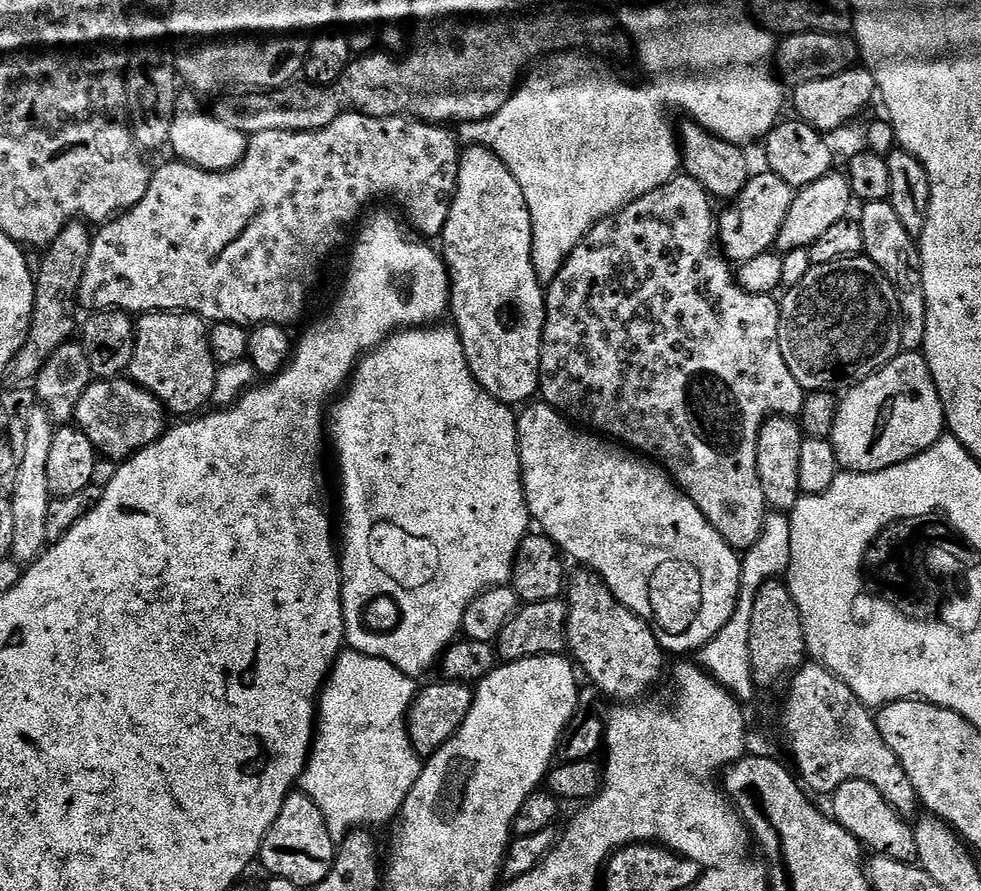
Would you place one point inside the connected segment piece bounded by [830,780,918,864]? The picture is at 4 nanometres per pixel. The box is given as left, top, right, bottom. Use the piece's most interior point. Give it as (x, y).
(859, 808)

